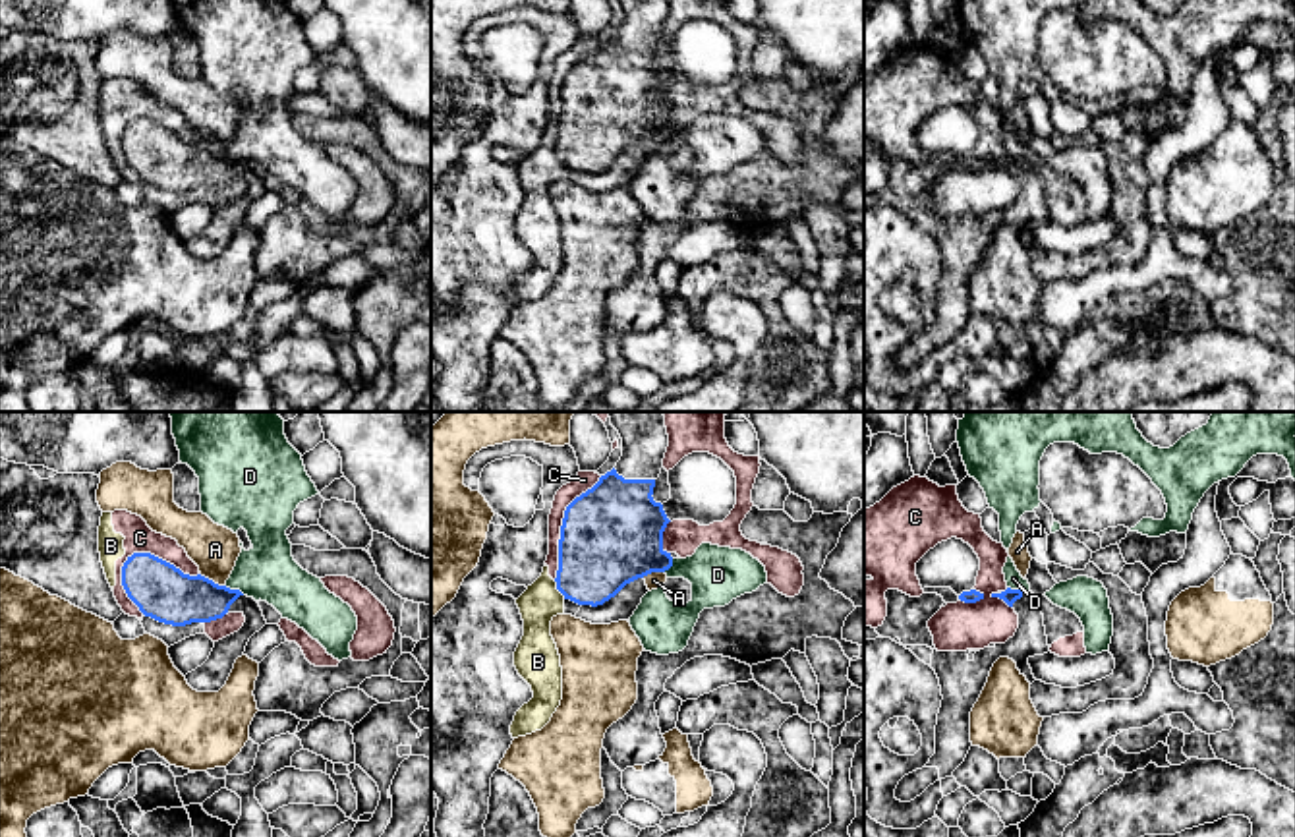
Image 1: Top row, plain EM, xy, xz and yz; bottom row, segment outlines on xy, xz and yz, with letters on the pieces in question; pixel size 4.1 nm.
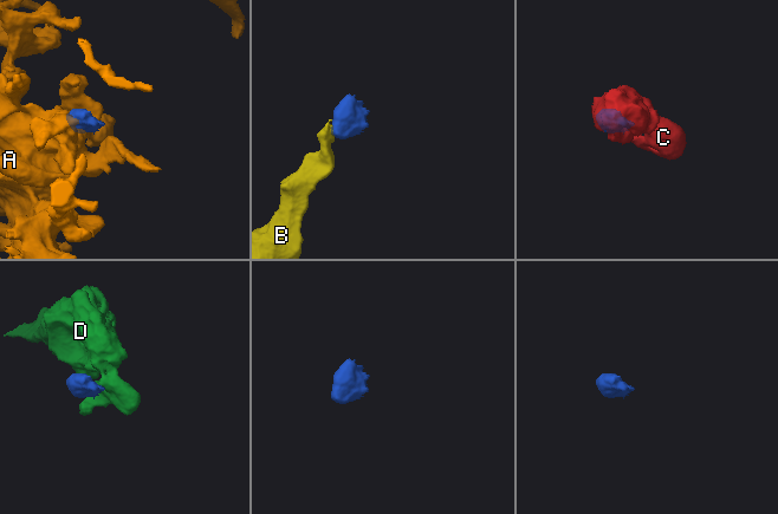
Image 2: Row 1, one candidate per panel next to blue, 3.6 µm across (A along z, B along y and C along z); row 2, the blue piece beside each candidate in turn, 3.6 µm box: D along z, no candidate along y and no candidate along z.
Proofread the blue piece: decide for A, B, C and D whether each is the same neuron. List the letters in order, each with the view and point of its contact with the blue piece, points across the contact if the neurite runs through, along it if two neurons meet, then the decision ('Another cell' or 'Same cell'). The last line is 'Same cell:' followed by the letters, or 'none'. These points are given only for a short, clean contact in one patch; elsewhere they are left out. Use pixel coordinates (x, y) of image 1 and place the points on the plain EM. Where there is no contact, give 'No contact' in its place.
A: Touches blue at xy (211, 147). Another cell
B: Touches blue at xz (557, 155). Boundary: xz (553, 147), (565, 165). Another cell
C: Touches blue at xy (151, 122). Another cell
D: Touches blue at xy (234, 157). Boundary: xy (225, 151), (244, 161). Another cell
Same cell: none

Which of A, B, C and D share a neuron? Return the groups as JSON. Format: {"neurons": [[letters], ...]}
{"neurons": [["A"], ["B", "C"], ["D"]]}

